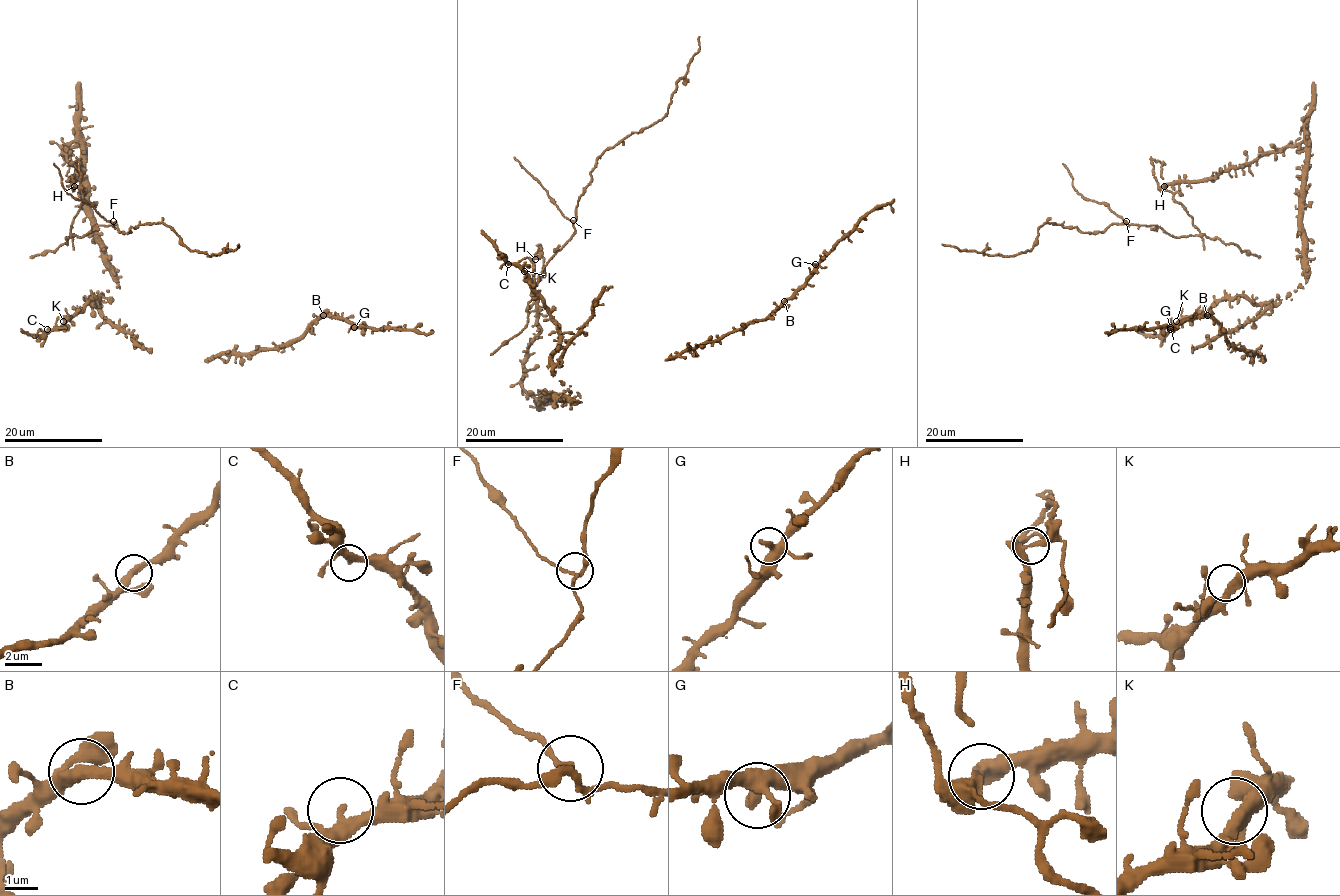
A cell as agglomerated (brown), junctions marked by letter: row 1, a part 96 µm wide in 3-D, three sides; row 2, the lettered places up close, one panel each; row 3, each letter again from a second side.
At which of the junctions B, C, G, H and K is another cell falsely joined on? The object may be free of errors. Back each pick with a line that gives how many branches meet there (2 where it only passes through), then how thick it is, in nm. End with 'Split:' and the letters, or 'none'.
H: 3 branches meet; 280 nm thick
Split: H

